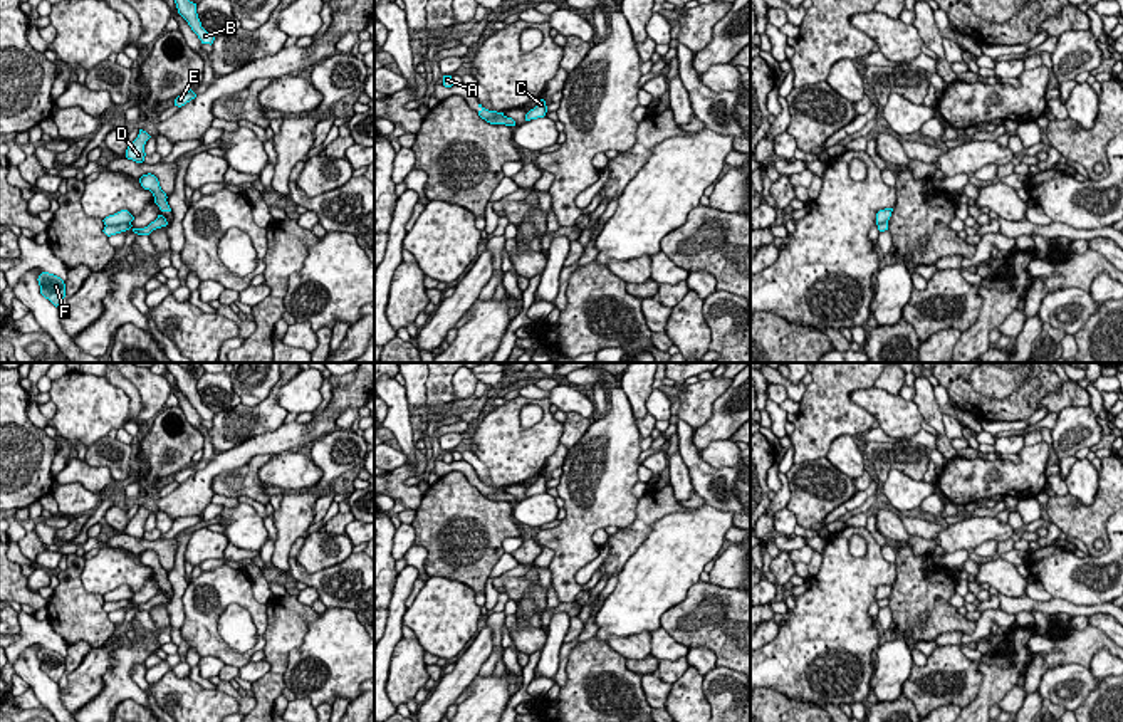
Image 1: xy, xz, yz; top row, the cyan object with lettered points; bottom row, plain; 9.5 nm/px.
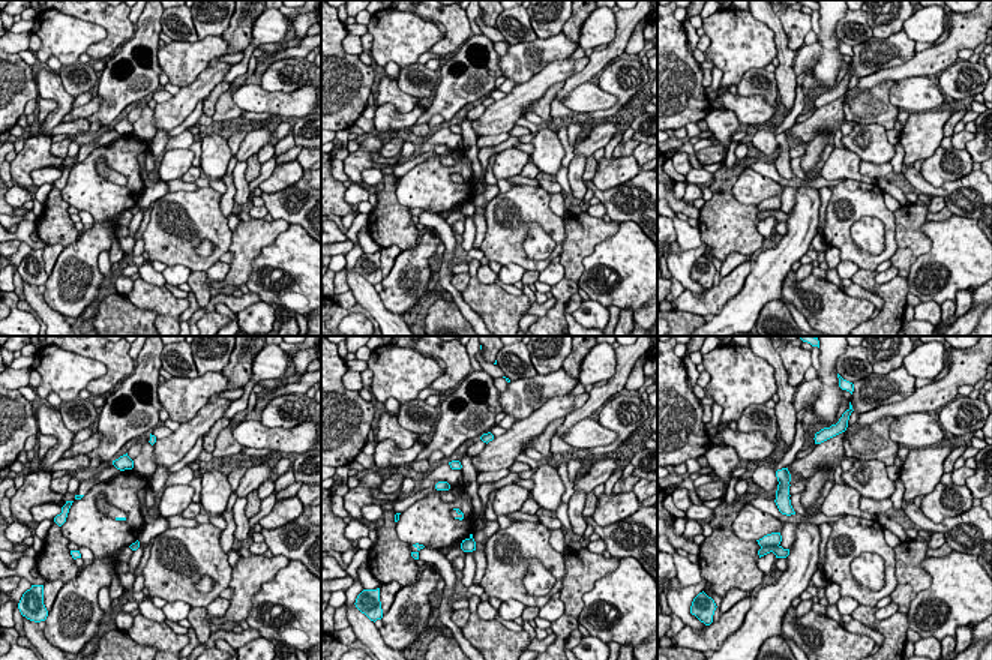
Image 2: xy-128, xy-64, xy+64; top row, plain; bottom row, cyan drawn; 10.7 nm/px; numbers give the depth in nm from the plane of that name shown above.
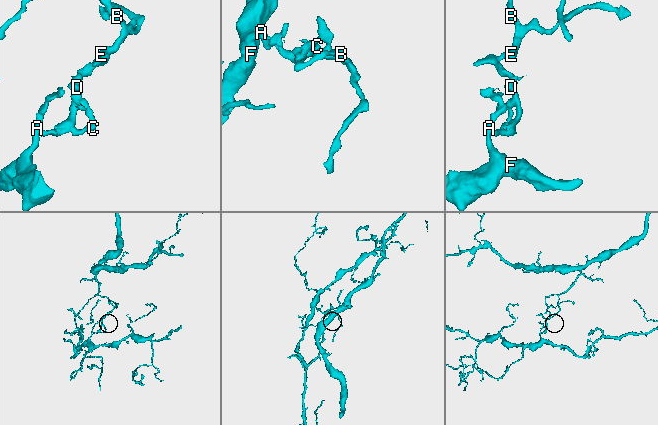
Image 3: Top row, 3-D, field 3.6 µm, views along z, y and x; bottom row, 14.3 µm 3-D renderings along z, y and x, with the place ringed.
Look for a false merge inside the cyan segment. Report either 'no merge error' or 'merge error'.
merge error

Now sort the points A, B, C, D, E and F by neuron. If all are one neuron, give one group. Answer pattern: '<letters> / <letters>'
A C F / B D E

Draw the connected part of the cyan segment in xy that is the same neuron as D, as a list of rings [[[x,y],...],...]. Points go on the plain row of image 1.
[[[139,505],[138,514],[126,526],[126,534],[136,539],[143,539],[146,532],[144,521],[149,514],[151,512],[146,507]]]

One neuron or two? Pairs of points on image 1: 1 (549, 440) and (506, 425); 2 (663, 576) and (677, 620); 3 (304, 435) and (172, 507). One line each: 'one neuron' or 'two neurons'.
1: one neuron
2: two neurons
3: one neuron

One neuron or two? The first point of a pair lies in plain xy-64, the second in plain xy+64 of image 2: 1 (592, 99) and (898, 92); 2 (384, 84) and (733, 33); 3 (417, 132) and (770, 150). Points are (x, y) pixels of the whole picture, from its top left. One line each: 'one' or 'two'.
1: one
2: two
3: one

